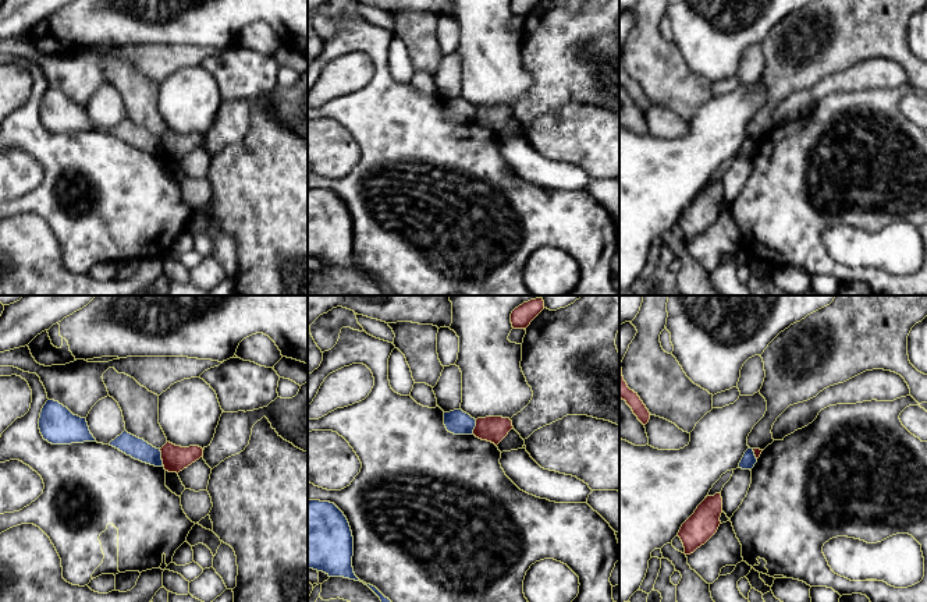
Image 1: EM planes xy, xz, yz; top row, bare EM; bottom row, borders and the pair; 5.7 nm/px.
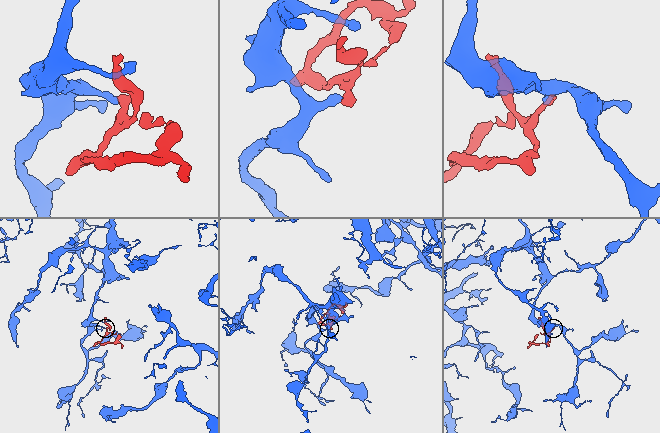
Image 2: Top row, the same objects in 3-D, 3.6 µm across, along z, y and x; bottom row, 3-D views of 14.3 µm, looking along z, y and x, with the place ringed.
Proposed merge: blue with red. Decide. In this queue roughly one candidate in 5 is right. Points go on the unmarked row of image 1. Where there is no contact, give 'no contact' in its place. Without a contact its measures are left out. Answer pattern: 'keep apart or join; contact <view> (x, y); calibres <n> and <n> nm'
keep apart; contact xy (160, 145); calibres 120 and 150 nm

